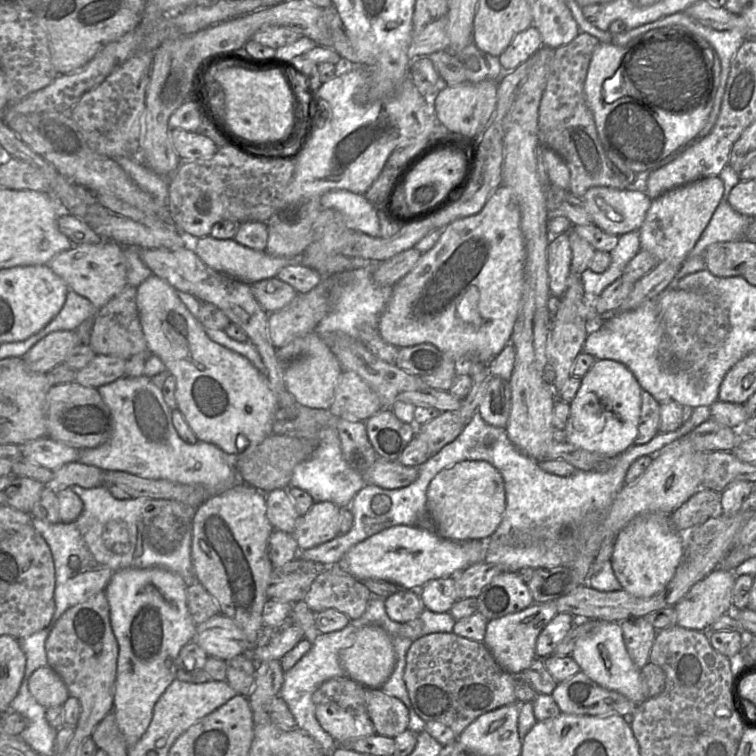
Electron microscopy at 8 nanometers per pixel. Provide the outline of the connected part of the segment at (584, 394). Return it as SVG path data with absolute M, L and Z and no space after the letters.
M600 359L581 378L581 385L570 403L566 425L567 442L602 456L616 457L631 446L638 435L642 389L633 373L622 363Z

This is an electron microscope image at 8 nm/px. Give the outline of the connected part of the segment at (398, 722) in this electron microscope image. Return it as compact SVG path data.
M366 688L365 702L375 734L394 738L408 729L409 710L396 697L381 689Z

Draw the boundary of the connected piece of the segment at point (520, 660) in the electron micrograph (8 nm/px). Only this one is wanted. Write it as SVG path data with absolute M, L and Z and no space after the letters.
M556 600L545 603L533 603L528 608L488 622L484 644L497 663L510 674L527 670L536 656L536 642L540 633L558 614Z

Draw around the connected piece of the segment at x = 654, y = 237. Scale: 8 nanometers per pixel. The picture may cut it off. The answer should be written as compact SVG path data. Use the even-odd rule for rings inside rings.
M709 176L675 187L652 200L638 230L641 249L650 252L659 262L682 265L707 227L723 192L724 184L719 176Z

